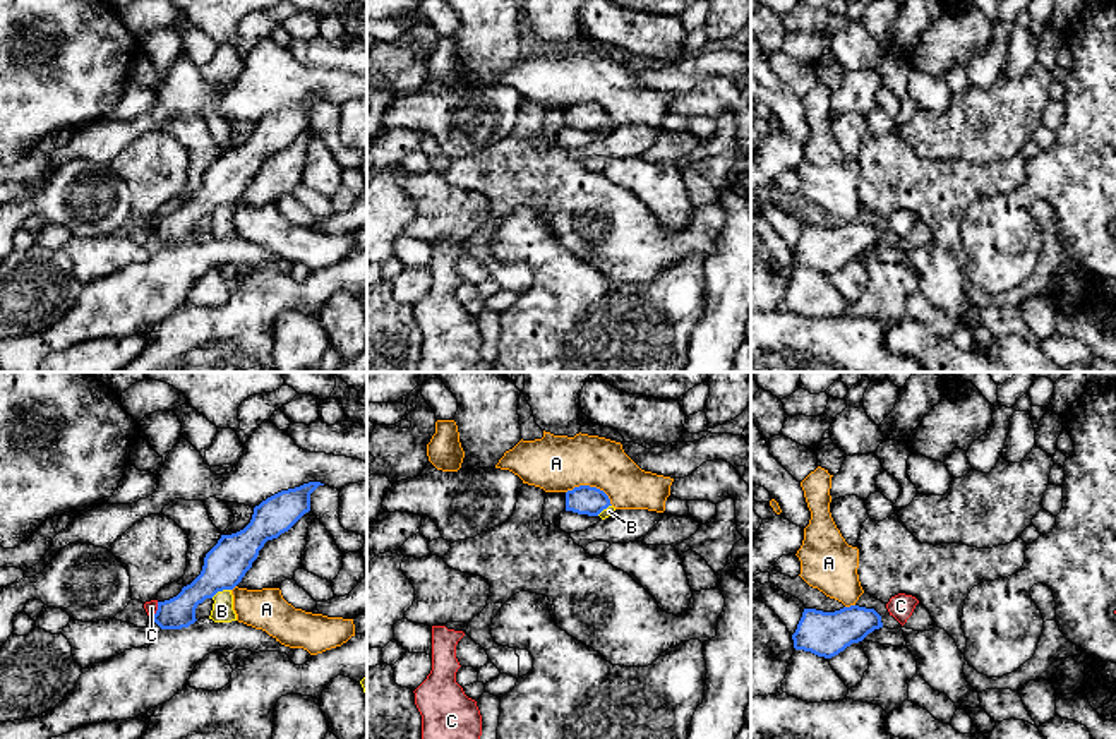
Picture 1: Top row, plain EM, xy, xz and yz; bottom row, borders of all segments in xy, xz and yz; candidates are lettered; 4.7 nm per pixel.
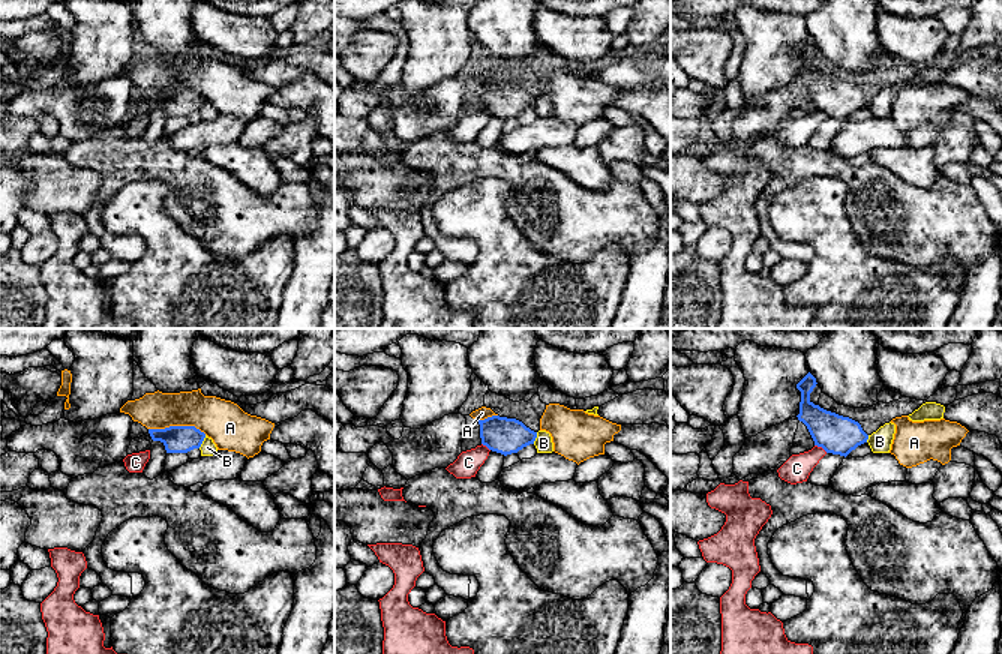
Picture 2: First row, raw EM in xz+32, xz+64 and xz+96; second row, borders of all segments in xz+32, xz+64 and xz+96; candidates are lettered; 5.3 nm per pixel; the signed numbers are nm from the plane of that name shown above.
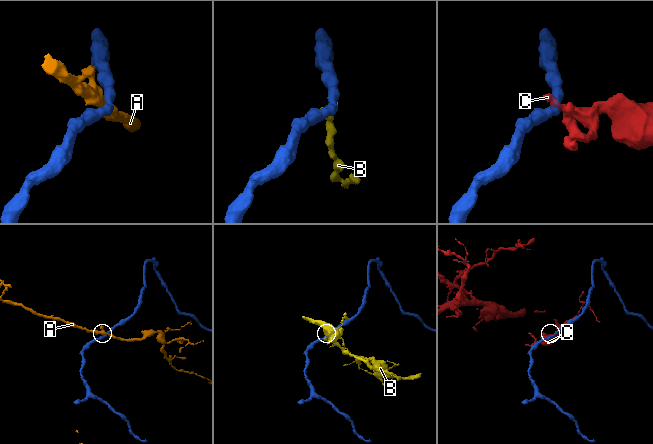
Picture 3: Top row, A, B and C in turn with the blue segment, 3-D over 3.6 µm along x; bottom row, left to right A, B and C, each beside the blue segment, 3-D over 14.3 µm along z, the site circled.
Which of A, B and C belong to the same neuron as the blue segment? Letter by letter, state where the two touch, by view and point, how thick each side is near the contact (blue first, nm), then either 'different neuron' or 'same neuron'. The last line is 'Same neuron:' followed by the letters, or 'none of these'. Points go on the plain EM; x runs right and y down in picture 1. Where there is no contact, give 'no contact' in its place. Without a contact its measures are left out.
A: meets blue in xz at (592, 103); 140 nm thick on the blue side, 280 nm on the other; different neuron
B: meets blue in xy at (220, 206); 200 nm thick on the blue side, 100 nm on the other; different neuron
C: meets blue in xy at (156, 227); 150 nm thick on the blue side, 60 nm on the other; different neuron
Same neuron: none of these

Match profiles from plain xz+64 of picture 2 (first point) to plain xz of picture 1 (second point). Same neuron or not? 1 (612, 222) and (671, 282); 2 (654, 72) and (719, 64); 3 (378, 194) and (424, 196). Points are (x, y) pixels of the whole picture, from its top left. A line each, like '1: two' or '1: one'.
1: two
2: one
3: one

